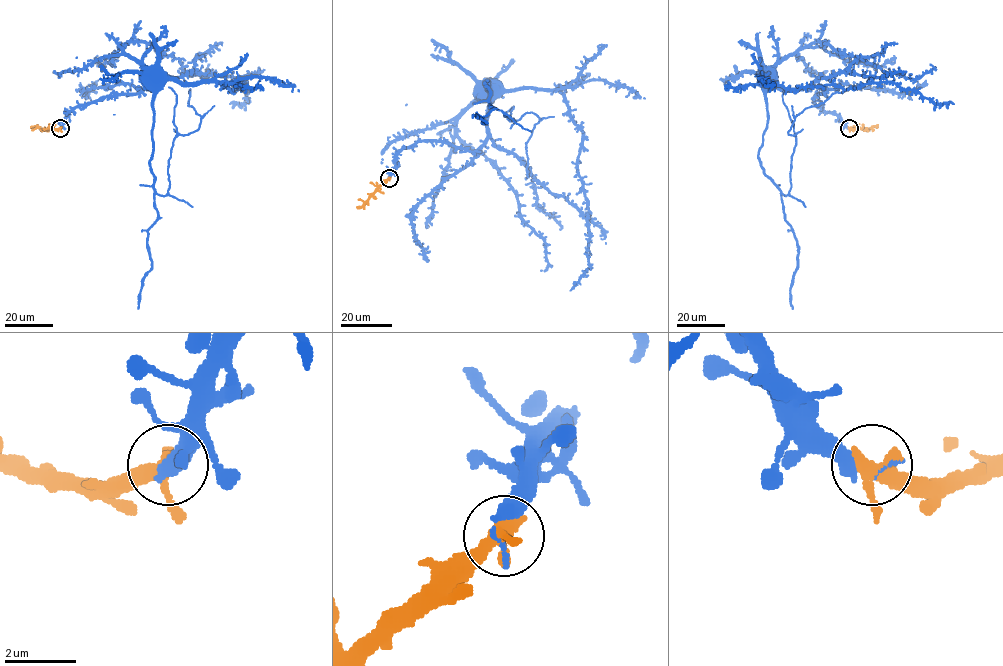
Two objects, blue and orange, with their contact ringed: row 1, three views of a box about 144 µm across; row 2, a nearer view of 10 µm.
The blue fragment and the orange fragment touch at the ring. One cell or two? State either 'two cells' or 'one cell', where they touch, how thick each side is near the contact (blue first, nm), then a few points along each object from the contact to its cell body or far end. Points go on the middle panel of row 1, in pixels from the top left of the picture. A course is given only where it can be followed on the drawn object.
one cell; at (389, 178); 140 nm thick on the blue side, 420 nm on the other; blue runs (388, 178), (419, 141), (481, 146), (487, 81), (509, 121), (539, 120), (528, 177); orange runs (389, 178), (356, 207)

